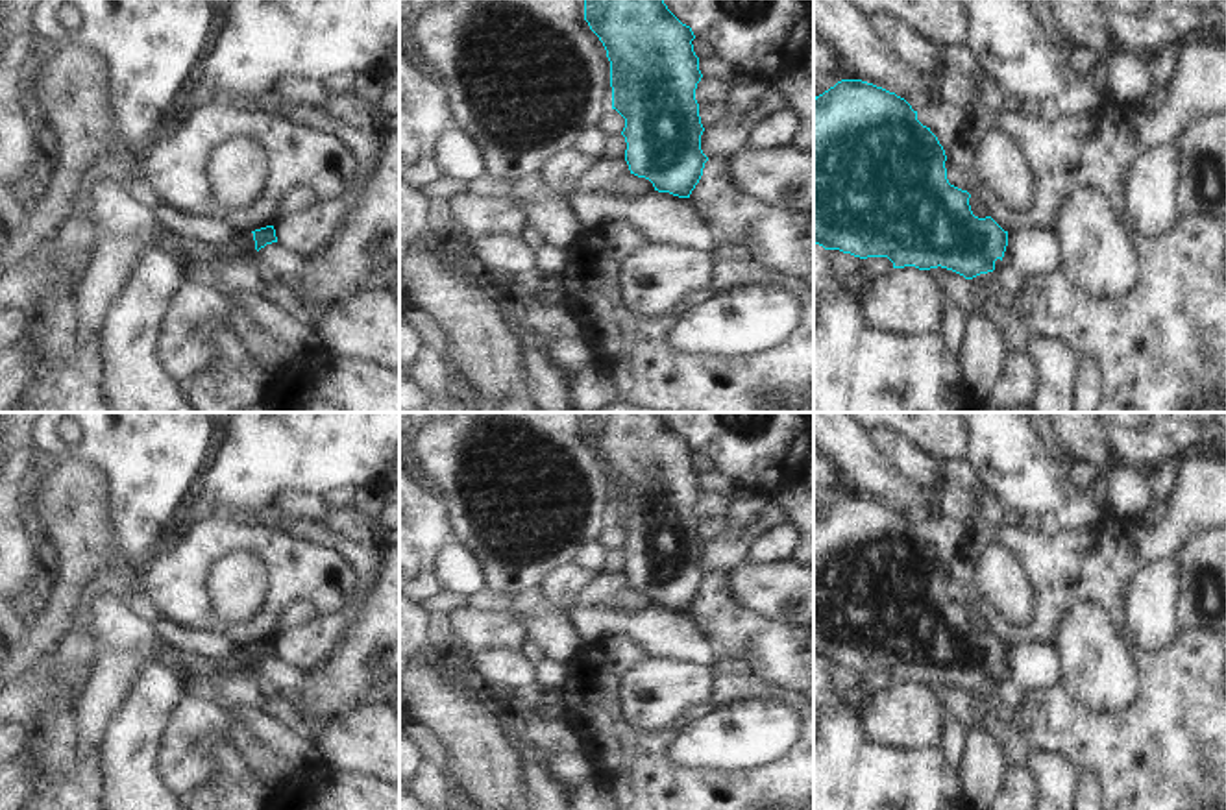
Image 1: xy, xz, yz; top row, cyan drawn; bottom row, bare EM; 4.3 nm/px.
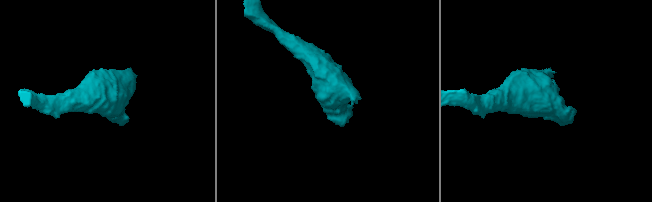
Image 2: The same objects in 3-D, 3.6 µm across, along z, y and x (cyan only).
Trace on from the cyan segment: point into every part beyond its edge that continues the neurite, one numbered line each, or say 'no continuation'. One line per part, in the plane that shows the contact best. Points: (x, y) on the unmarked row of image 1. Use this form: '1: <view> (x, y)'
no continuation

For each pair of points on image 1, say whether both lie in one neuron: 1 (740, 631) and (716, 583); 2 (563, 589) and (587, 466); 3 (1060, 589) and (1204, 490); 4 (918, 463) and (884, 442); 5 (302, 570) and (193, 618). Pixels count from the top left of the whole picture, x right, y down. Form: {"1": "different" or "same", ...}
{"1": "same", "2": "different", "3": "same", "4": "same", "5": "same"}

